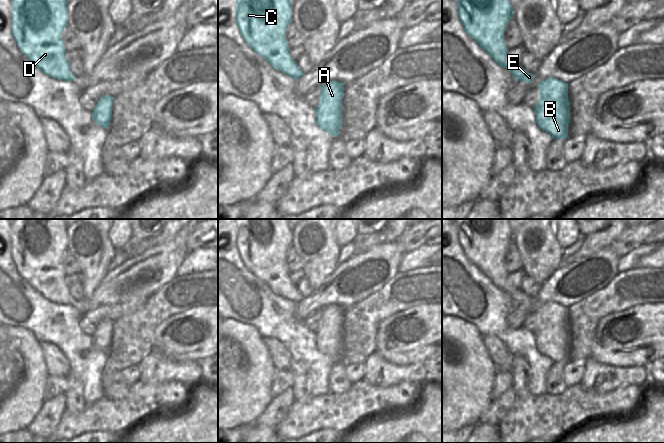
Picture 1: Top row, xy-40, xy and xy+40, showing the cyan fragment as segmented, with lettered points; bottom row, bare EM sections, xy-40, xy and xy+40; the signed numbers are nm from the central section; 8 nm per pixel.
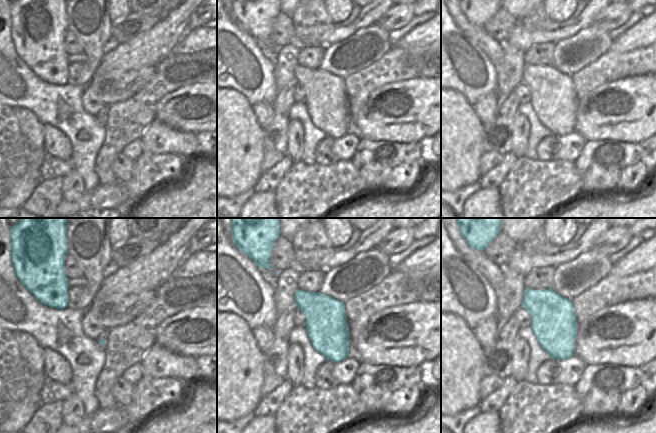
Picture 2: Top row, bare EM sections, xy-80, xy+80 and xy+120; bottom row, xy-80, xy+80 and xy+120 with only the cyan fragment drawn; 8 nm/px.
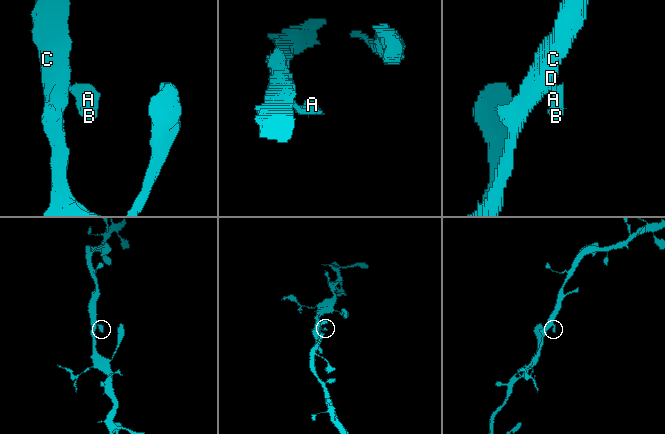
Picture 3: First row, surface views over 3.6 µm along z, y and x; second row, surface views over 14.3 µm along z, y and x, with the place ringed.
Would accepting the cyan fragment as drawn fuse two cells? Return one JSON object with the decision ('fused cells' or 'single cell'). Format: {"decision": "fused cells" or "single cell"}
{"decision": "single cell"}

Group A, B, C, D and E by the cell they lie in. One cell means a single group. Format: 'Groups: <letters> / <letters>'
Groups: A B C D E.

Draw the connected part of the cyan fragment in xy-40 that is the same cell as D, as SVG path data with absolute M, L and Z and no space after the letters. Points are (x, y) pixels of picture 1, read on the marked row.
M12 0L12 36L20 52L45 75L74 81L62 40L65 27L67 0Z

